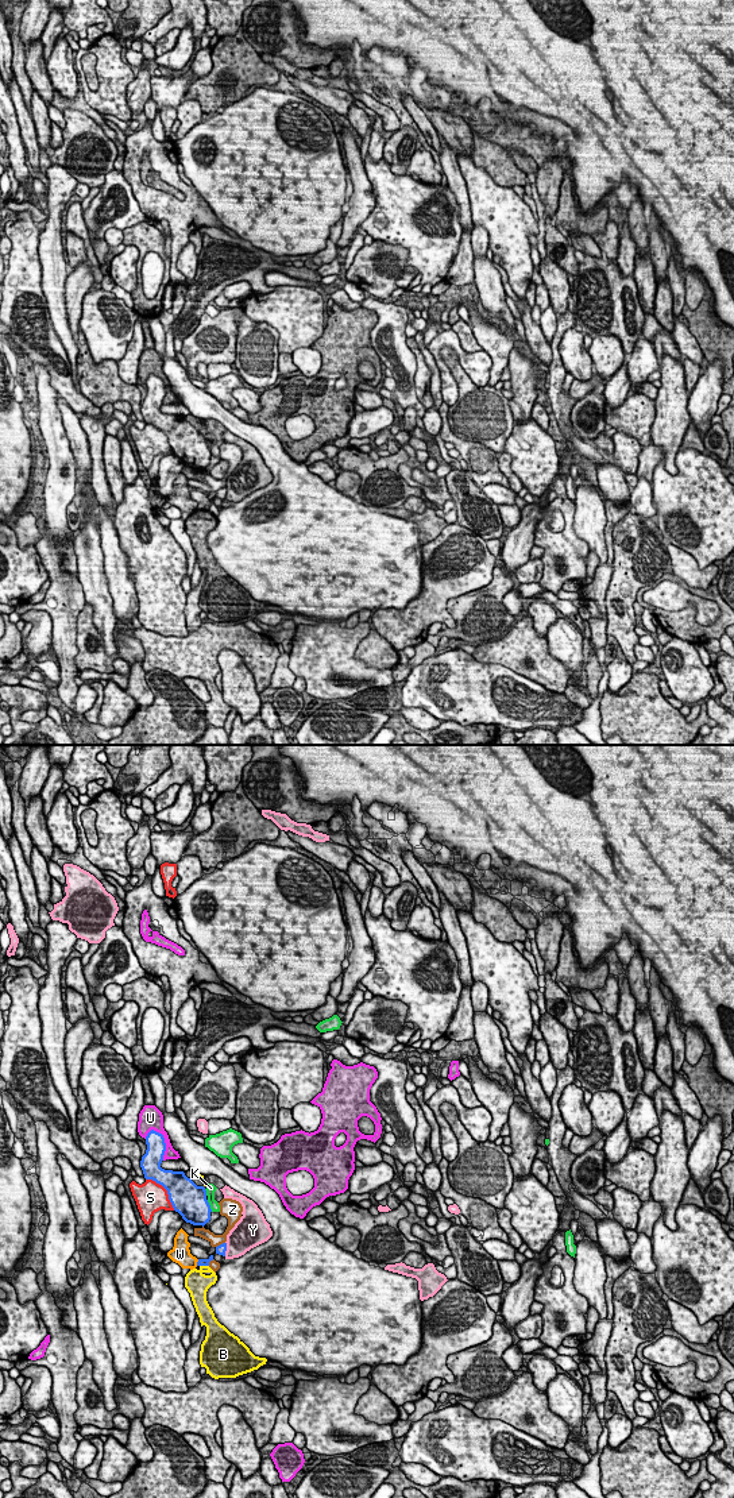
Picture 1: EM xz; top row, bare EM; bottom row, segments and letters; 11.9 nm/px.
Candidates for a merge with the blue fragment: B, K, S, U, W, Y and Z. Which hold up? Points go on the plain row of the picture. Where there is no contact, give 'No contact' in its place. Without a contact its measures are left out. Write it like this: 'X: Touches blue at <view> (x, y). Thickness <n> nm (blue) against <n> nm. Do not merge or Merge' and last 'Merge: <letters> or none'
B: Touches blue at xz (204, 509). Thickness 100 nm (blue) against 280 nm. Do not merge
K: Touches blue at xz (209, 450). Thickness 400 nm (blue) against 120 nm. Do not merge
S: Touches blue at xz (166, 433). Thickness 380 nm (blue) against 360 nm. Do not merge
U: Touches blue at xz (163, 386). Thickness 240 nm (blue) against 170 nm. Do not merge
W: Touches blue at xz (197, 506). Thickness 100 nm (blue) against 240 nm. Do not merge
Y: Touches blue at xz (226, 493). Thickness 120 nm (blue) against 340 nm. Do not merge
Z: Touches blue at xz (220, 489). Thickness 120 nm (blue) against 130 nm. Do not merge
Merge: none

